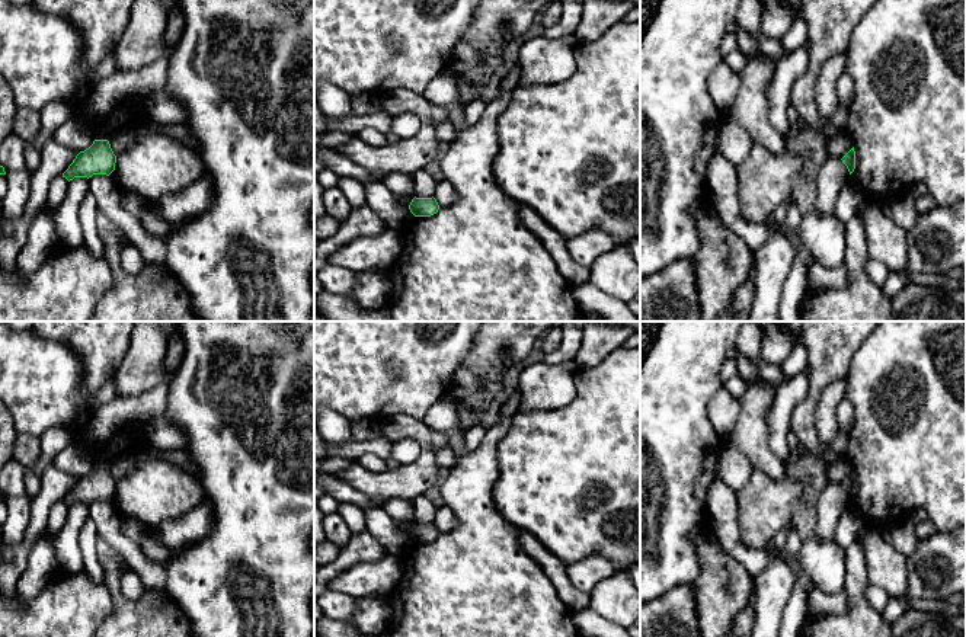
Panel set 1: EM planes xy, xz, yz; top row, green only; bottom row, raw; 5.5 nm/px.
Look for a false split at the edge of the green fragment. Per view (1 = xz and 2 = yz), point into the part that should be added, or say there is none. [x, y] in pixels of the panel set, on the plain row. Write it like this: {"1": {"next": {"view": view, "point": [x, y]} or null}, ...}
{"1": {"next": null}, "2": {"next": null}}

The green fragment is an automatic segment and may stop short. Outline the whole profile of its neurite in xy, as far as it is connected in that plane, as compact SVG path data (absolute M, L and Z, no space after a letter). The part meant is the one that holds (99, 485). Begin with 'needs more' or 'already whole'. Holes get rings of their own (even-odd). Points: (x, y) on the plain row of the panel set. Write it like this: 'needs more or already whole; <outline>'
already whole; M95 465L93 470L80 477L68 494L63 499L68 508L74 503L92 503L93 500L109 502L115 496L116 481L108 465Z

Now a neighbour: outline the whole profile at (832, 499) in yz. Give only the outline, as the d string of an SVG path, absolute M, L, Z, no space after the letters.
M828 478L815 500L816 538L822 541L835 541L838 519L850 502L842 486Z

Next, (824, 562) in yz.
M816 537L803 541L799 561L818 589L826 593L845 589L845 550L835 541L822 541Z

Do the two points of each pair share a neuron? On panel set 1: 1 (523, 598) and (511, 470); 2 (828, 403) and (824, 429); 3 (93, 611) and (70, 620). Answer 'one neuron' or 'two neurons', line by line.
1: two neurons
2: one neuron
3: one neuron

